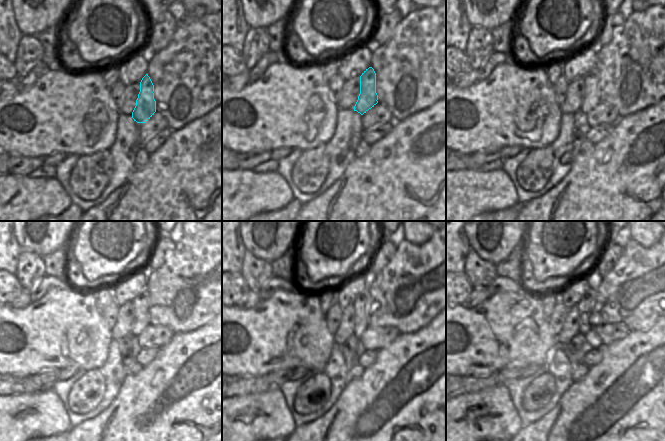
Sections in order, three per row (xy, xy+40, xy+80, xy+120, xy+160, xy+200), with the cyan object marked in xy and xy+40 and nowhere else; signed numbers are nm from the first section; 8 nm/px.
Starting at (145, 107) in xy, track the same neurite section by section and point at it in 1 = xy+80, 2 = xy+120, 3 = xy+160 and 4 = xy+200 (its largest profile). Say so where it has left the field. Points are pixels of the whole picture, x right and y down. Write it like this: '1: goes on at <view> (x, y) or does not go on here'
1: goes on at xy+80 (591, 98)
2: goes on at xy+120 (141, 303)
3: goes on at xy+160 (362, 303)
4: goes on at xy+200 (585, 306)

